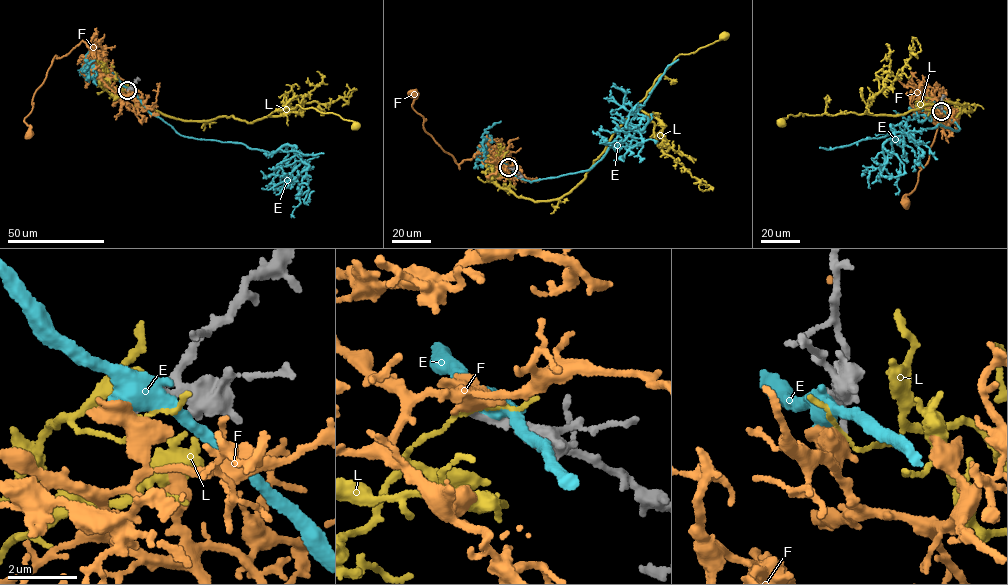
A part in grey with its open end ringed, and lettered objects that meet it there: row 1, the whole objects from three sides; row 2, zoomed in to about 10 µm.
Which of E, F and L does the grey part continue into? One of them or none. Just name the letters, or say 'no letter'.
F

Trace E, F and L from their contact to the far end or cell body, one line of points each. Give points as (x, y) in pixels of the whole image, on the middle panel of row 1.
E: (509, 168), (530, 182), (589, 169), (621, 131), (644, 129), (645, 117), (626, 126), (634, 106), (644, 106)
F: (508, 168), (494, 156), (497, 148), (462, 160), (459, 168), (425, 130), (423, 117), (412, 105), (414, 93)
L: (508, 168), (488, 181), (534, 201), (569, 193), (583, 180), (612, 136), (673, 59), (724, 35)

